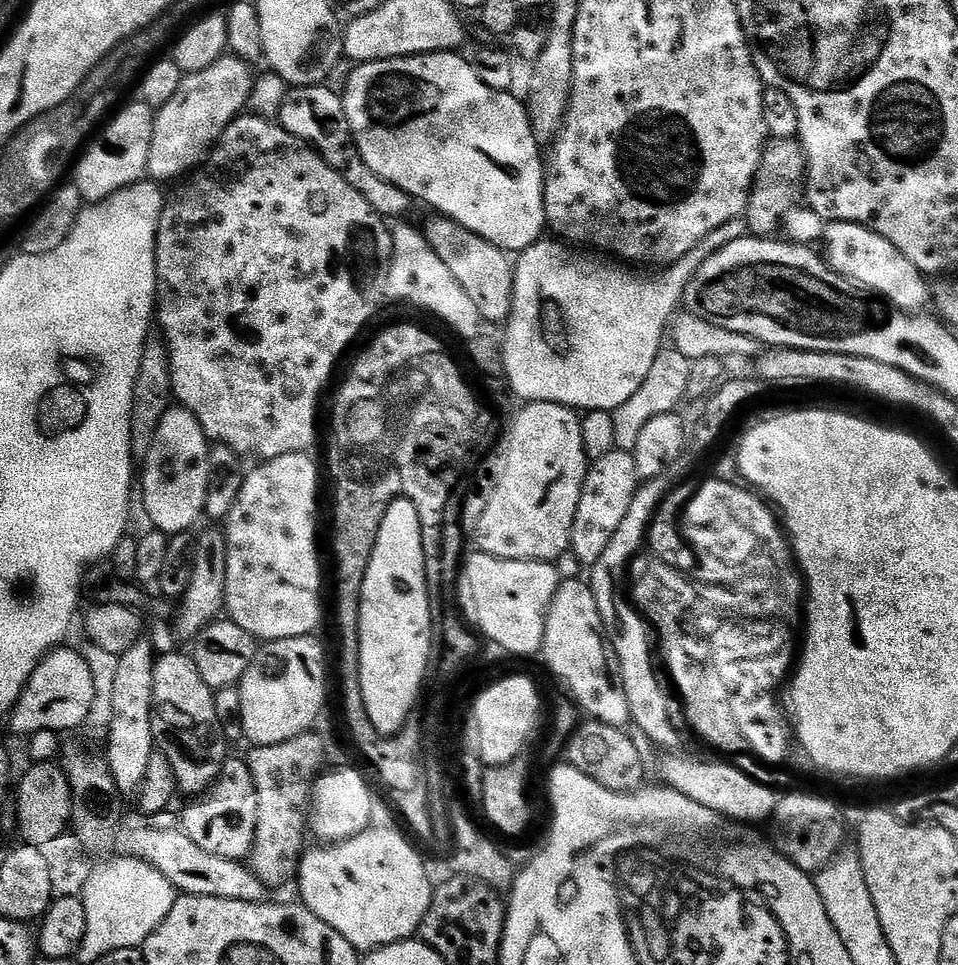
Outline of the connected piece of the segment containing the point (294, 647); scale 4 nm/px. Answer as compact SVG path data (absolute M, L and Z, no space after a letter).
M319 635L294 636L261 643L249 668L241 677L238 687L242 698L242 732L248 735L253 745L286 742L298 734L309 731L324 708L328 696L328 672L324 669L324 648Z

